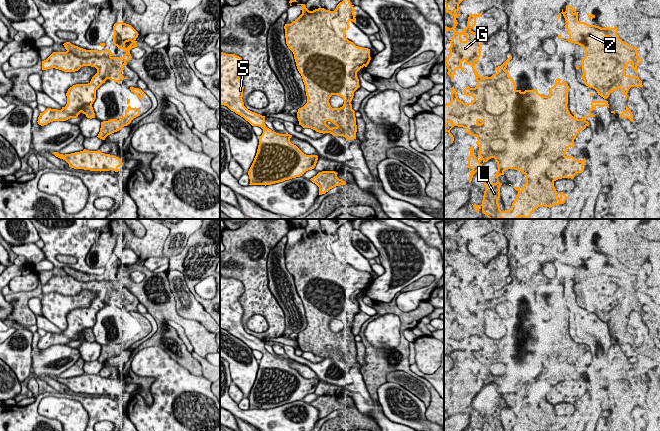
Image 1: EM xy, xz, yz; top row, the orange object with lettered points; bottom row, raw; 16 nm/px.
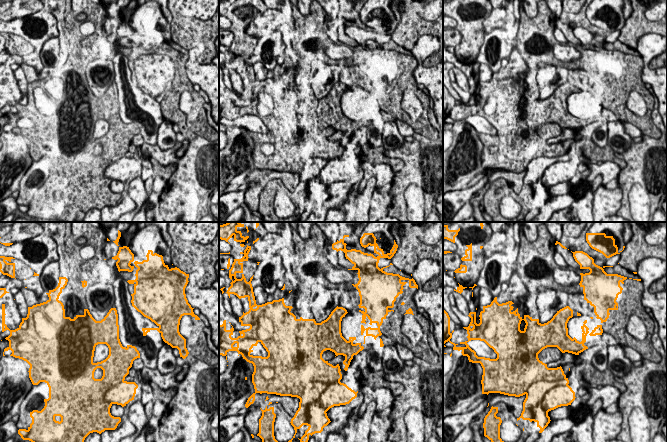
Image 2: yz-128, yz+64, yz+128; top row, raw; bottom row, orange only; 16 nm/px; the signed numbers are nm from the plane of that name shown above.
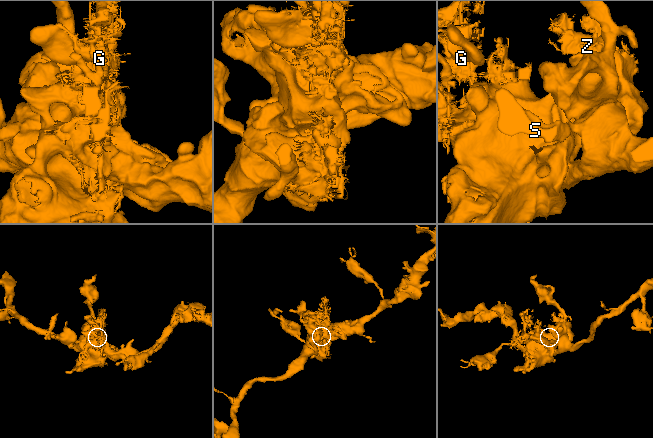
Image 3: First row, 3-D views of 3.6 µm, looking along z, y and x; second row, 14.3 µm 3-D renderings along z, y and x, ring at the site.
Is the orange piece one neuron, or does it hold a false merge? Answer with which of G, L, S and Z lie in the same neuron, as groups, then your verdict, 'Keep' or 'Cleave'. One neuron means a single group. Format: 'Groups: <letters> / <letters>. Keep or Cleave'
Groups: G L / S Z. Cleave

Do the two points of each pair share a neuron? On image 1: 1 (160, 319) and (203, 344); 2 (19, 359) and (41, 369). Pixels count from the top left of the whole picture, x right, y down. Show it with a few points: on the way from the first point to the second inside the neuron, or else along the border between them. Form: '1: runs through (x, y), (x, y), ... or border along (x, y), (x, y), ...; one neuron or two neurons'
1: runs through (171, 316), (183, 322), (194, 333); one neuron
2: border along (32, 335), (31, 359); two neurons

